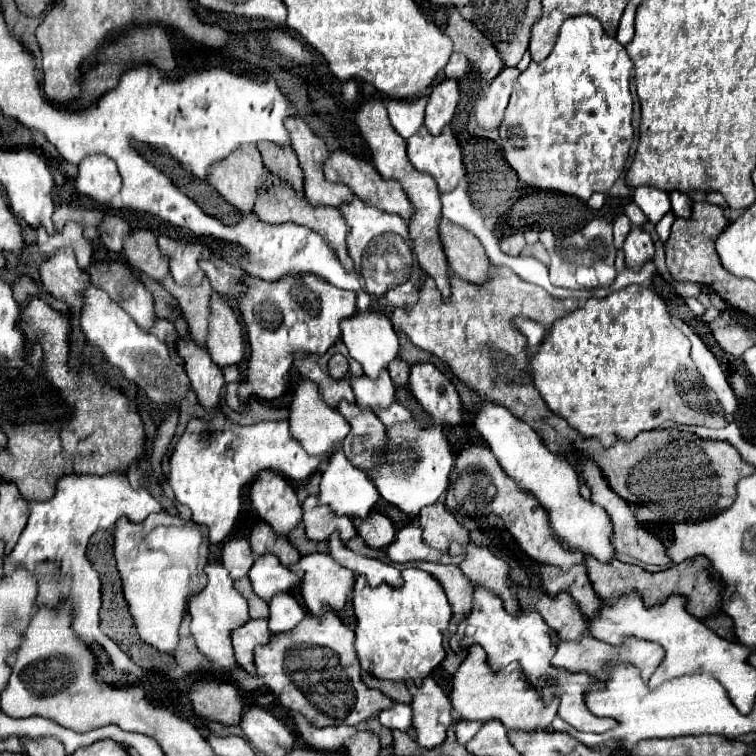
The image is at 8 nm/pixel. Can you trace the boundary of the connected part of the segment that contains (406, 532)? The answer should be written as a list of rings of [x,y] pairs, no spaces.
[[[407,525],[397,533],[393,545],[387,547],[387,557],[393,563],[407,561],[429,561],[429,545],[423,541],[423,531],[419,525]]]

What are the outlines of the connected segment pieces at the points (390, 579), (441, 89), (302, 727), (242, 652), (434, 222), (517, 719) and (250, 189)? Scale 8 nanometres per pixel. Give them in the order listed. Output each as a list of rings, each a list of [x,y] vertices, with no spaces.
[[[339,533],[331,535],[329,549],[331,549],[329,555],[339,565],[343,565],[343,567],[347,567],[347,569],[351,569],[355,573],[365,575],[367,577],[367,583],[371,587],[379,587],[381,583],[387,583],[387,585],[393,585],[393,587],[403,587],[401,573],[393,565],[383,563],[379,559],[369,559],[369,557],[363,557],[363,555],[351,551],[345,543],[341,543]]]
[[[445,79],[433,87],[427,109],[425,109],[425,127],[431,135],[439,135],[441,129],[453,119],[459,103],[459,85],[455,79]]]
[[[291,713],[295,719],[295,727],[301,735],[301,739],[313,747],[315,751],[341,751],[345,741],[357,733],[357,727],[347,727],[347,725],[333,725],[333,727],[315,727],[311,725],[303,715]]]
[[[251,619],[243,627],[231,633],[235,659],[237,663],[251,675],[255,675],[255,661],[253,651],[257,645],[267,645],[271,639],[271,631],[267,627],[267,619]]]
[[[369,99],[359,107],[357,125],[359,125],[359,131],[361,131],[363,139],[371,147],[375,169],[381,173],[383,179],[397,181],[403,187],[403,191],[407,193],[407,197],[411,199],[411,203],[415,207],[415,215],[409,221],[409,233],[411,233],[411,241],[413,241],[413,251],[417,255],[417,261],[419,261],[421,269],[429,277],[433,277],[433,281],[437,283],[437,289],[447,299],[451,295],[451,269],[449,269],[449,263],[447,263],[447,257],[443,253],[443,245],[441,245],[441,239],[439,239],[441,193],[437,189],[435,179],[431,175],[427,175],[427,173],[417,171],[409,163],[407,151],[405,151],[405,147],[407,147],[405,139],[393,129],[393,125],[389,121],[389,115],[387,115],[387,109],[385,109],[381,99]]]
[[[471,645],[471,651],[467,653],[465,661],[461,663],[459,671],[453,677],[453,691],[451,691],[451,703],[453,709],[467,721],[491,721],[499,719],[507,731],[519,729],[519,731],[535,731],[535,729],[549,729],[551,721],[557,713],[559,701],[555,699],[555,705],[545,705],[541,697],[527,687],[523,681],[523,675],[519,667],[511,665],[503,671],[491,671],[487,665],[487,655],[481,647]]]
[[[239,147],[227,159],[213,163],[207,173],[209,185],[241,213],[253,211],[263,179],[267,179],[267,171],[257,147]]]

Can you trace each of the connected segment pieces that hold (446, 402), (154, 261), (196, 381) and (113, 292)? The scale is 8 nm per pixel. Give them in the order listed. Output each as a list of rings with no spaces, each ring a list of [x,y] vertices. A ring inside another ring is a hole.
[[[417,363],[411,367],[409,387],[423,409],[439,423],[451,427],[461,425],[461,399],[455,385],[431,363]]]
[[[133,231],[131,237],[127,237],[123,251],[131,267],[137,267],[141,273],[159,283],[169,273],[169,259],[159,253],[157,237],[151,231]]]
[[[191,337],[179,339],[177,351],[185,359],[185,371],[199,397],[199,403],[203,405],[205,411],[217,411],[221,403],[221,389],[223,389],[221,369],[211,361],[205,349],[195,345]]]
[[[93,263],[87,267],[87,273],[91,275],[91,283],[119,303],[143,331],[151,331],[155,325],[153,297],[137,275],[133,275],[131,267],[121,263]]]

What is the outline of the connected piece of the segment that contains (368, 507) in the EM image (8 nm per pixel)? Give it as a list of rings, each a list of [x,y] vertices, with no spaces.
[[[337,447],[335,453],[329,457],[329,463],[321,475],[321,485],[319,485],[319,503],[329,505],[337,515],[347,515],[347,517],[361,517],[367,519],[373,511],[375,505],[379,503],[381,495],[373,481],[359,469],[355,467],[345,455],[343,449]]]

